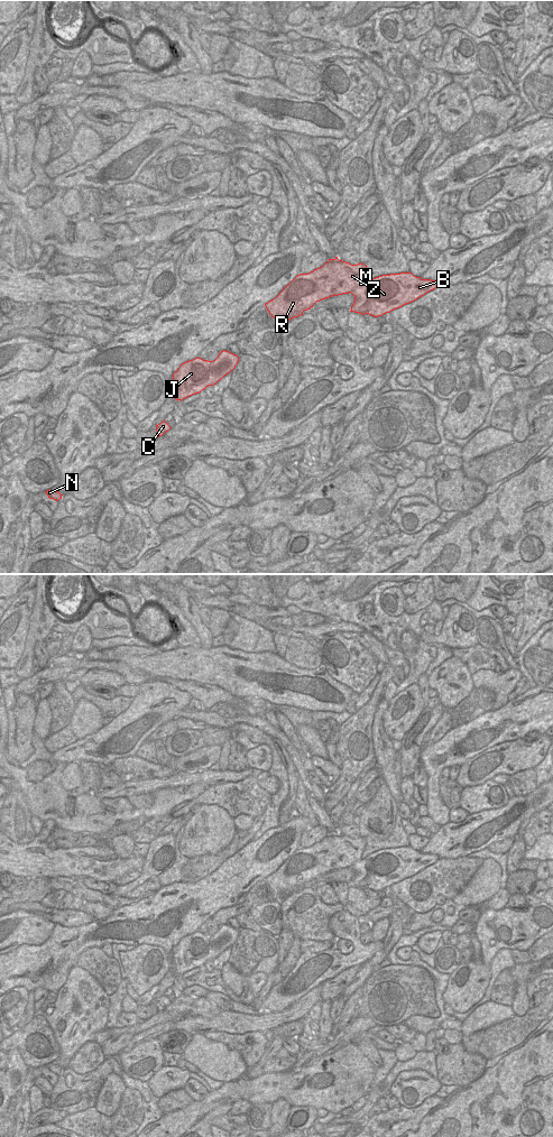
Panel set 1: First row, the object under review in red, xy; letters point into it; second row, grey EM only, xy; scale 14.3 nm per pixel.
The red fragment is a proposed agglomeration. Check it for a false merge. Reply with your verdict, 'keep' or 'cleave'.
cleave

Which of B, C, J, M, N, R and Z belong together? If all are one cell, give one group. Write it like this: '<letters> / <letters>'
B M / C J N R Z

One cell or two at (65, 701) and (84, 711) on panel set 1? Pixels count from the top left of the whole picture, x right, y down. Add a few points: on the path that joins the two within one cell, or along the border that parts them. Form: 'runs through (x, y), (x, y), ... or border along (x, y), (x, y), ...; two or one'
border along (75, 704), (68, 723); two

